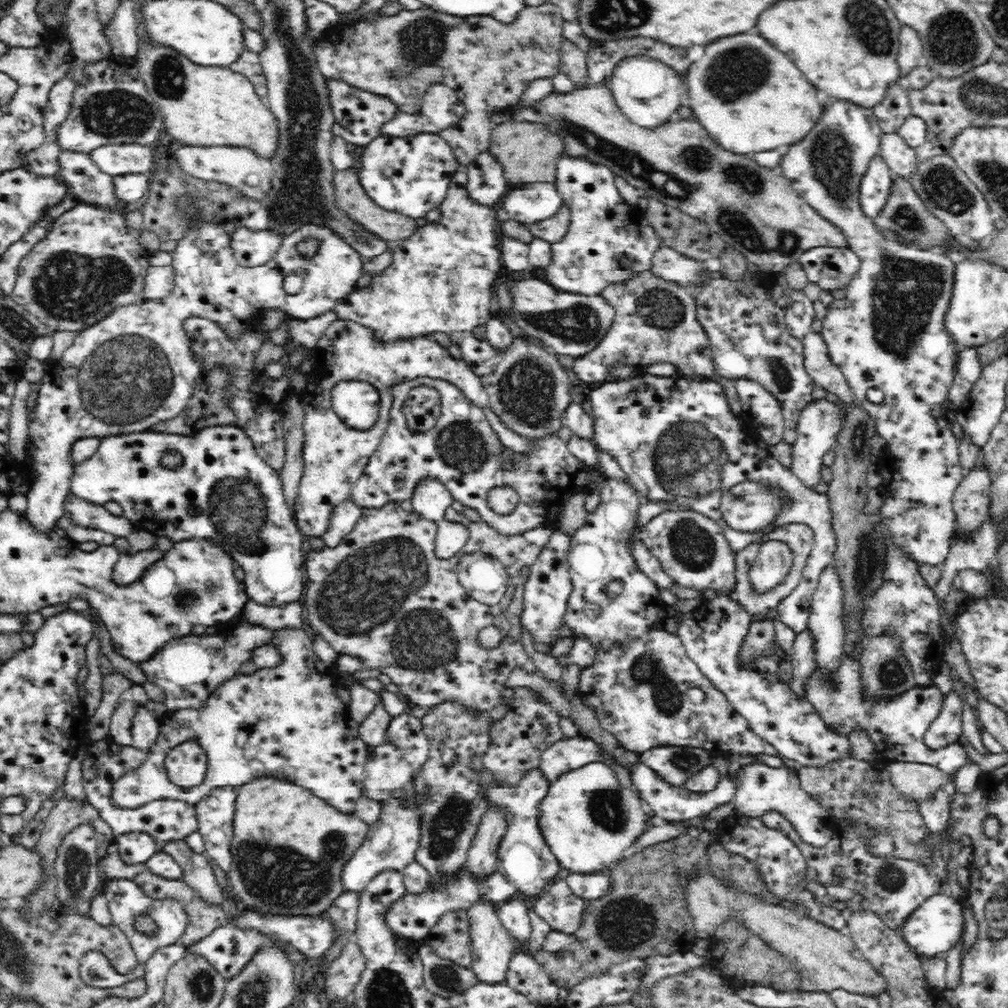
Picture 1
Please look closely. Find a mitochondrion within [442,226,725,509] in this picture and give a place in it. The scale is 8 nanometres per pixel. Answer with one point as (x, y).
(527, 392)

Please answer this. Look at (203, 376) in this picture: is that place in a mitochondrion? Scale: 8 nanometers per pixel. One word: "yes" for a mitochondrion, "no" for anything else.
no

